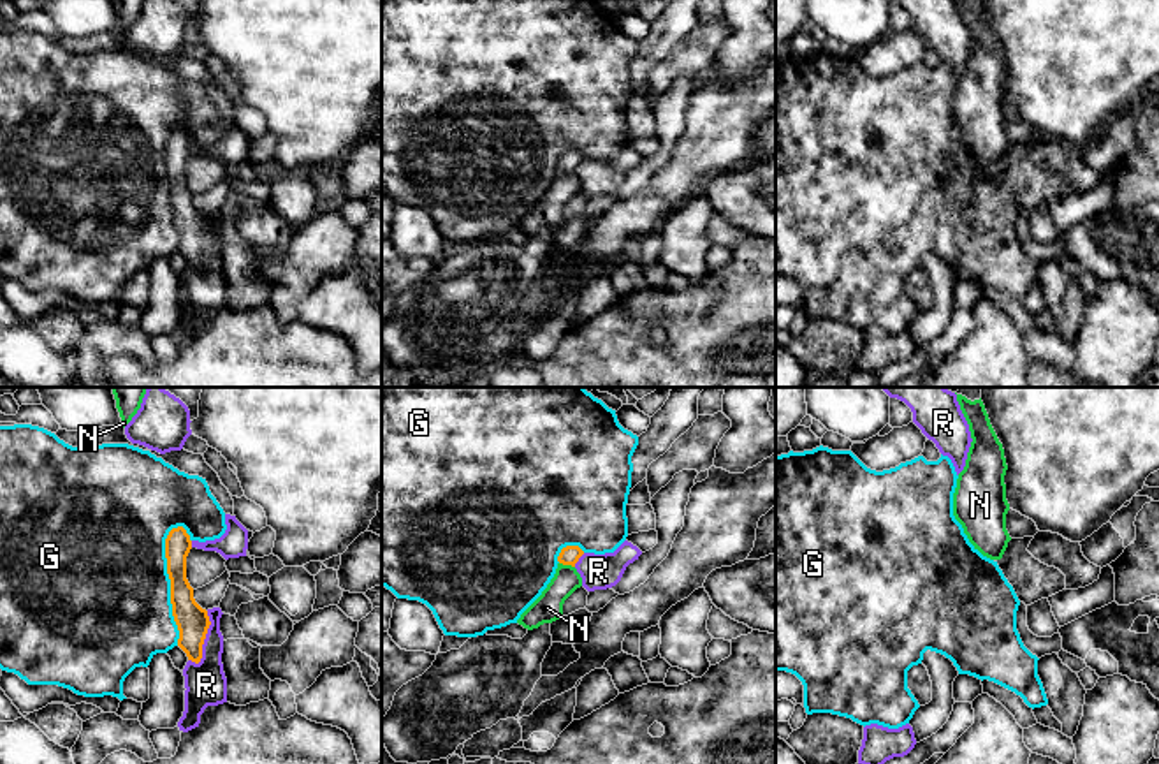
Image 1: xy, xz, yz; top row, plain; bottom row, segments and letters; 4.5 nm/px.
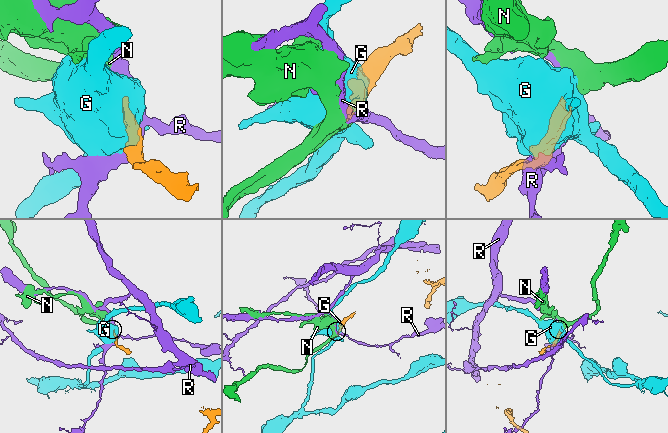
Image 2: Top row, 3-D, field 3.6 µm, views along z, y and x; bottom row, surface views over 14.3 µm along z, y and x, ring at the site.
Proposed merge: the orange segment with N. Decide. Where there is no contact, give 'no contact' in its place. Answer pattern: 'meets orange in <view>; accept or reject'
meets orange in xz; accept

